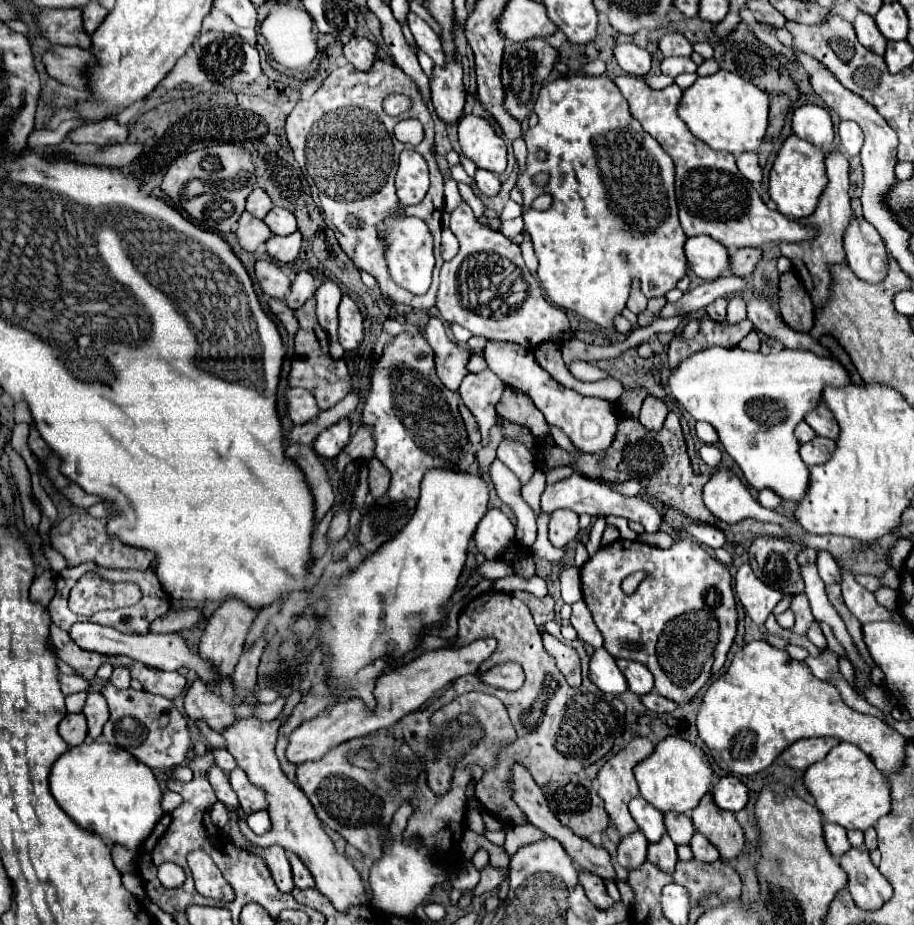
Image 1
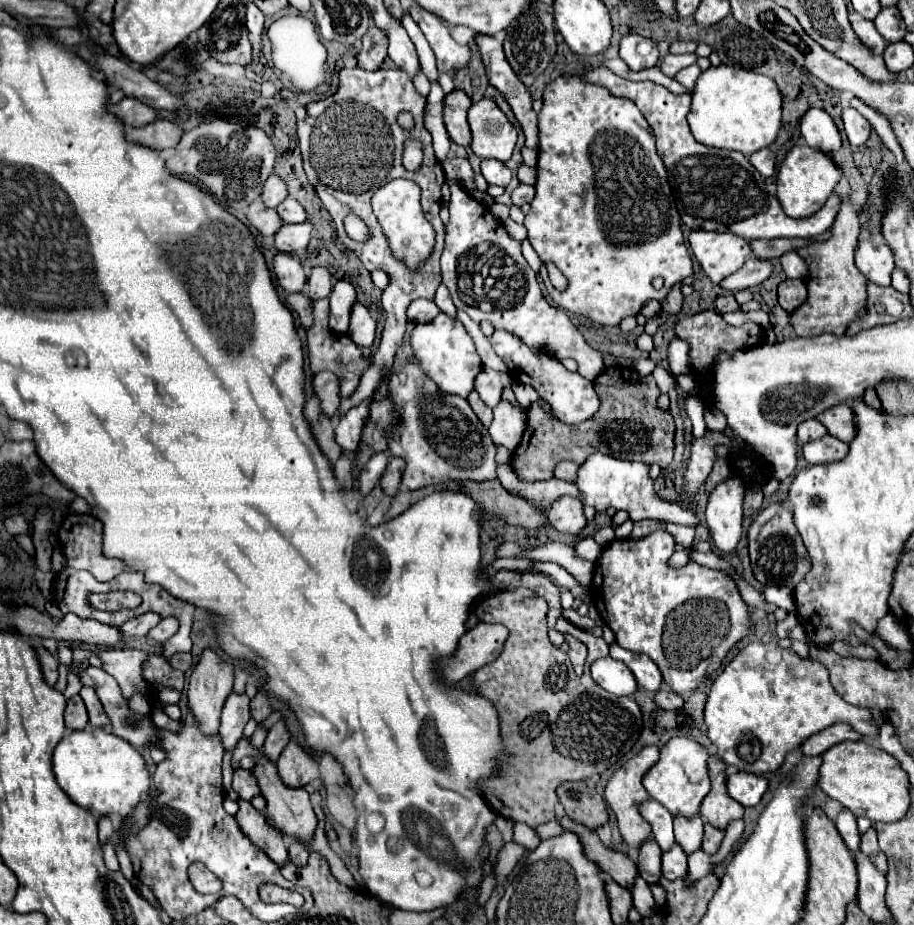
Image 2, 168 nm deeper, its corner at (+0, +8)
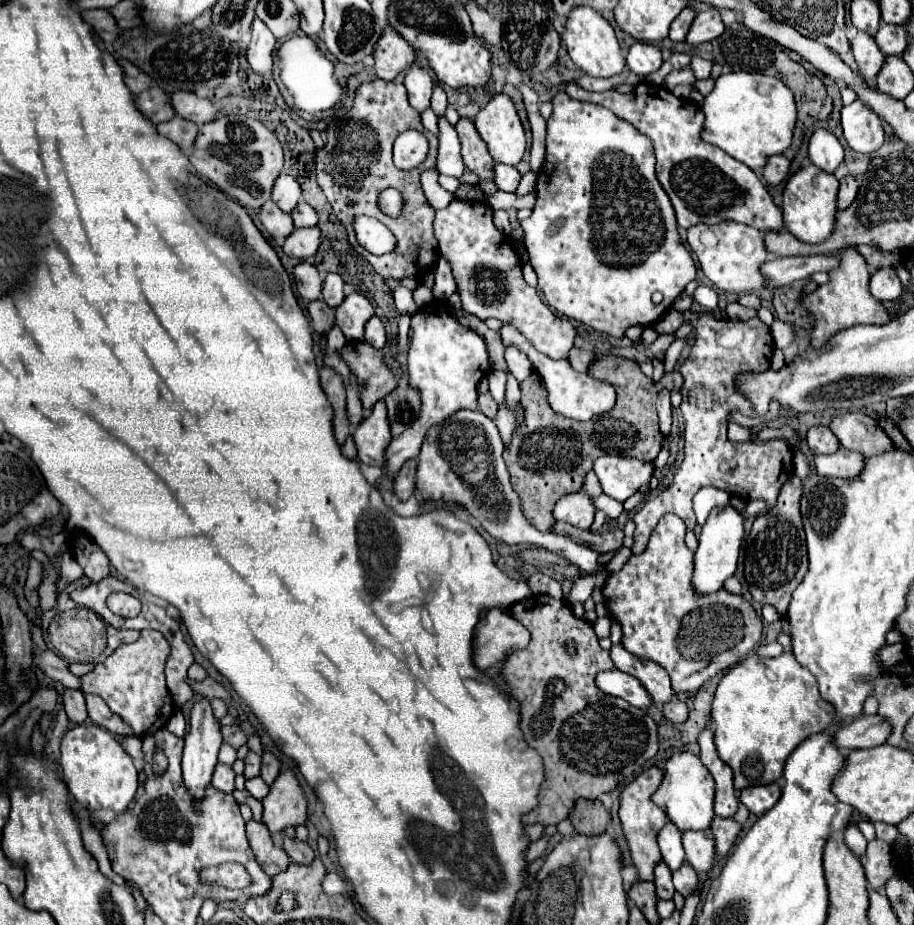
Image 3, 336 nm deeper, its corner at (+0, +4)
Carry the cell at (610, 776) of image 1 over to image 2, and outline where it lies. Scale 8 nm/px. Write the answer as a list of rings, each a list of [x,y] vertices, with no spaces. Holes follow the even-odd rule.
[[[645,747],[637,757],[629,759],[607,783],[605,787],[605,799],[609,803],[609,807],[615,811],[617,821],[619,821],[619,831],[623,841],[631,847],[631,849],[639,849],[643,841],[651,839],[651,825],[641,817],[639,813],[639,805],[645,803],[649,799],[645,787],[643,787],[643,775],[649,771],[649,767],[653,767],[653,763],[659,761],[659,749],[657,747]]]

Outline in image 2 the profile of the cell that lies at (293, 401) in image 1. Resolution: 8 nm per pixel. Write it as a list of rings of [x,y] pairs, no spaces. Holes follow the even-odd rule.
[[[319,371],[313,379],[313,387],[321,399],[321,409],[329,417],[337,415],[339,405],[341,405],[341,395],[339,395],[339,377],[331,371]]]

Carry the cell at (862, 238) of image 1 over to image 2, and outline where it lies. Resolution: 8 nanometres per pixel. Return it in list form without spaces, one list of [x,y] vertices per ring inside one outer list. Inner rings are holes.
[[[859,241],[855,251],[855,263],[859,271],[875,285],[891,285],[891,273],[895,269],[893,251],[881,241]]]

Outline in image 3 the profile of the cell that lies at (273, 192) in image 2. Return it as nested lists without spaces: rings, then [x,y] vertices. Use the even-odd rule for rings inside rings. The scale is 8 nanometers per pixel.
[[[279,175],[275,181],[271,197],[281,211],[291,213],[293,207],[301,199],[301,187],[299,187],[299,183],[295,183],[295,179],[291,179],[291,175]]]

